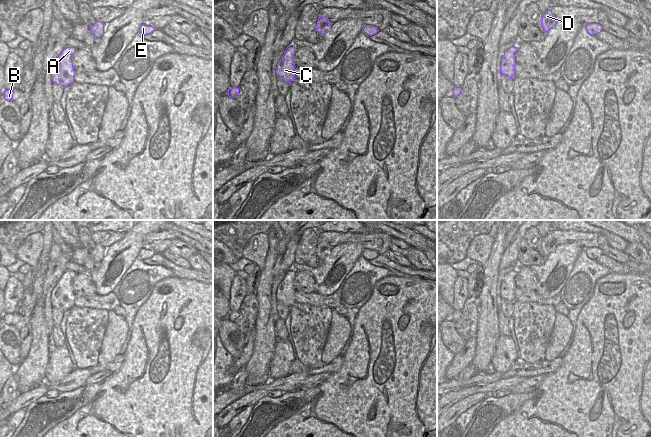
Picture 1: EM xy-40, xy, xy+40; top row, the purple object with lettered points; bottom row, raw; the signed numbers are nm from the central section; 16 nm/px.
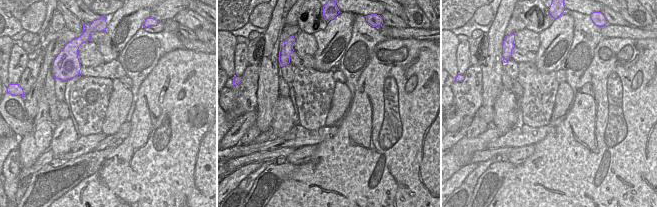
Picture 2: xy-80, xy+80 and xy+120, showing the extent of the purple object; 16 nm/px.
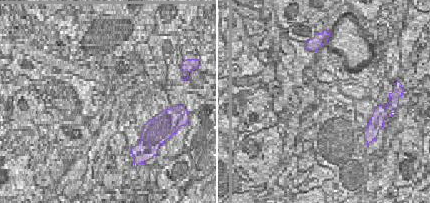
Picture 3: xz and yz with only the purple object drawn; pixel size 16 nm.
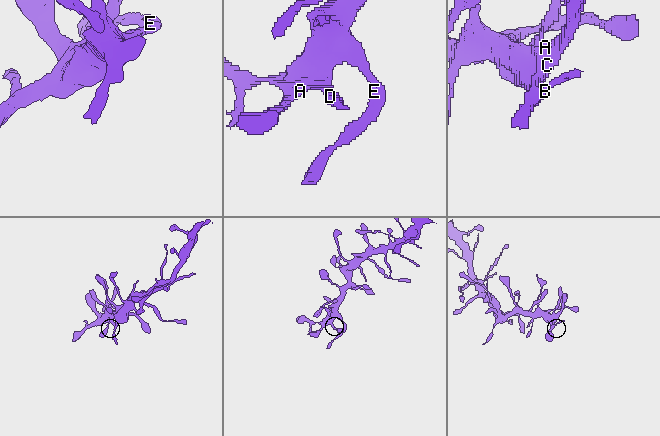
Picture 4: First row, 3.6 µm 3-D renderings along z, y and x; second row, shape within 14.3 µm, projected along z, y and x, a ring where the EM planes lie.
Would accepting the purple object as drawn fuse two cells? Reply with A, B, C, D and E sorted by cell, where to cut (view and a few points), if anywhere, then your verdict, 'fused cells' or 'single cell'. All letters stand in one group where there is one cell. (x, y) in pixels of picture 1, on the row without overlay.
groups A B C D E; cut none; single cell

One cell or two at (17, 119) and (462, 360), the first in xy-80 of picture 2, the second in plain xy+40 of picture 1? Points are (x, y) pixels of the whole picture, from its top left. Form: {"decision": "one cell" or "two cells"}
{"decision": "two cells"}

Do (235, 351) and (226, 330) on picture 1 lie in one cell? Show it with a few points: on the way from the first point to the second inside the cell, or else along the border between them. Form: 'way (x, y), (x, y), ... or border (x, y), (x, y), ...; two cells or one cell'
way (234, 346), (227, 335); one cell

